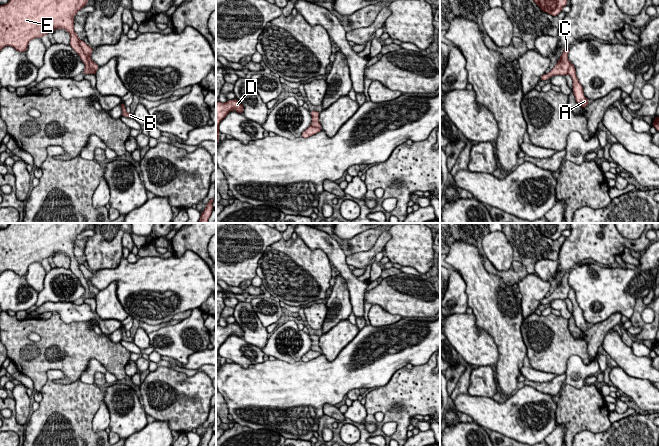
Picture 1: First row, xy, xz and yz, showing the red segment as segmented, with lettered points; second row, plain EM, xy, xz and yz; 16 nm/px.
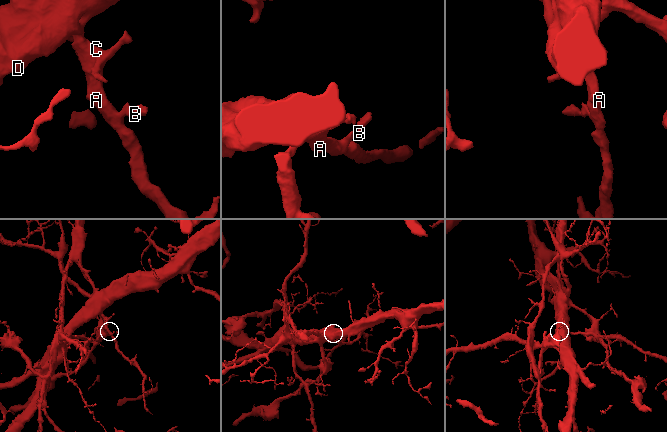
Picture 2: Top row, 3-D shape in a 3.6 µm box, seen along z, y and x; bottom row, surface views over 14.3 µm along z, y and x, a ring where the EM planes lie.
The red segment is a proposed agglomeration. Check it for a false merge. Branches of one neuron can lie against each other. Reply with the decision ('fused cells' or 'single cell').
fused cells

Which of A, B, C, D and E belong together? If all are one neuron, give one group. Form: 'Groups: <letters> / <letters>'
Groups: A B D E / C

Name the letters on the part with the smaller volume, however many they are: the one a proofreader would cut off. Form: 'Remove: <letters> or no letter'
Remove: C

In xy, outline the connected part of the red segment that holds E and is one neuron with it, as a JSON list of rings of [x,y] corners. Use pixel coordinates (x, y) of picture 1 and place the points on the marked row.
[[[9,0],[7,4],[0,5],[0,51],[6,46],[11,46],[18,52],[26,52],[32,39],[41,39],[53,30],[63,29],[70,34],[69,45],[85,64],[83,74],[95,75],[96,71],[90,67],[73,27],[74,16],[87,2],[88,0]]]

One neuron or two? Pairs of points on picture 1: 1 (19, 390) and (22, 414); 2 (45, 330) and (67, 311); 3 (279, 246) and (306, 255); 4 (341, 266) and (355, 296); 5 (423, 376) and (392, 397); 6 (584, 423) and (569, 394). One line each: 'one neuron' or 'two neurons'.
1: one neuron
2: two neurons
3: one neuron
4: one neuron
5: one neuron
6: one neuron

